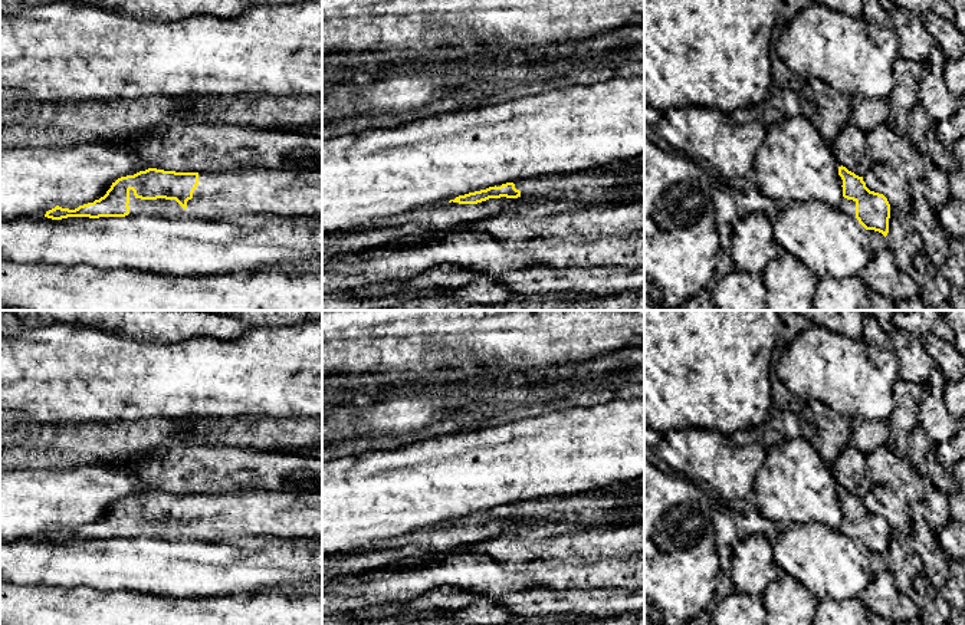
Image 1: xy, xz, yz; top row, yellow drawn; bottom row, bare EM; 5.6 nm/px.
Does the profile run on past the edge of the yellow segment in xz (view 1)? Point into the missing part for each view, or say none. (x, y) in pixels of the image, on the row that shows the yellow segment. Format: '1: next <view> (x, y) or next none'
1: next xz (597, 187)

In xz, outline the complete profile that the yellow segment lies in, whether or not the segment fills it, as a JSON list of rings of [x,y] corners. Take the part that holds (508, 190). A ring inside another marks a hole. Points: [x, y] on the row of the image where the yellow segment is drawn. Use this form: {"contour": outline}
{"contour": [[[580,171],[575,174],[526,178],[498,184],[486,190],[459,195],[449,203],[477,204],[489,198],[534,198],[538,203],[574,203],[580,207],[604,207],[644,201],[644,172],[628,175],[626,171]]]}

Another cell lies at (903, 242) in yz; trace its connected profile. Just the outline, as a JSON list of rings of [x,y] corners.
[[[890,207],[889,233],[886,236],[887,249],[895,256],[895,263],[909,272],[913,257],[923,251],[923,241],[912,226],[912,214]]]

